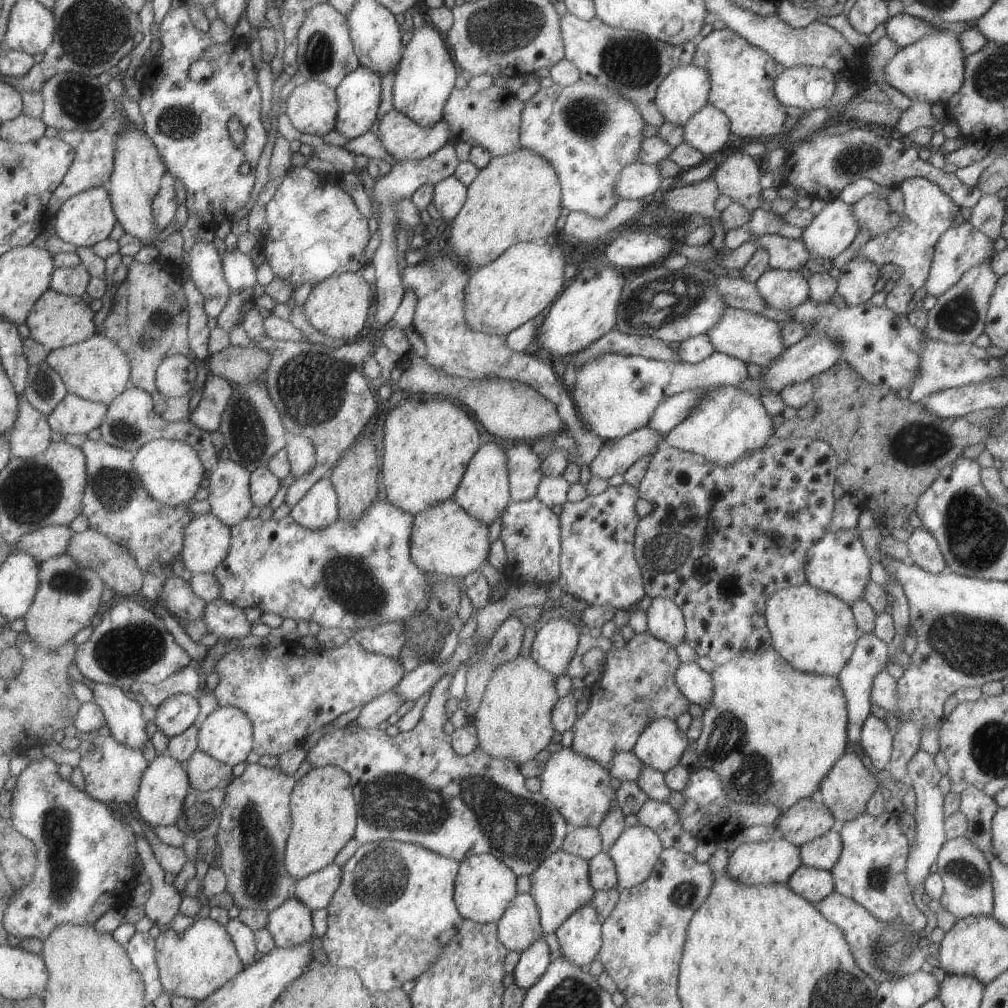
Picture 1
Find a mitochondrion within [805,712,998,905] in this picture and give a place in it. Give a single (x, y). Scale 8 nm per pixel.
(964, 872)

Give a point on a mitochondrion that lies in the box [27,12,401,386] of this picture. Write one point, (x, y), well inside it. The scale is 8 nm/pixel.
(79, 99)

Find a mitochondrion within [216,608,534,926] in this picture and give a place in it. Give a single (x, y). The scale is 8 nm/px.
(382, 878)

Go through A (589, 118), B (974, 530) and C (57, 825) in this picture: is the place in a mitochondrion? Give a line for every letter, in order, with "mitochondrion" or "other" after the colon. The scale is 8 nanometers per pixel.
A: mitochondrion
B: mitochondrion
C: mitochondrion

